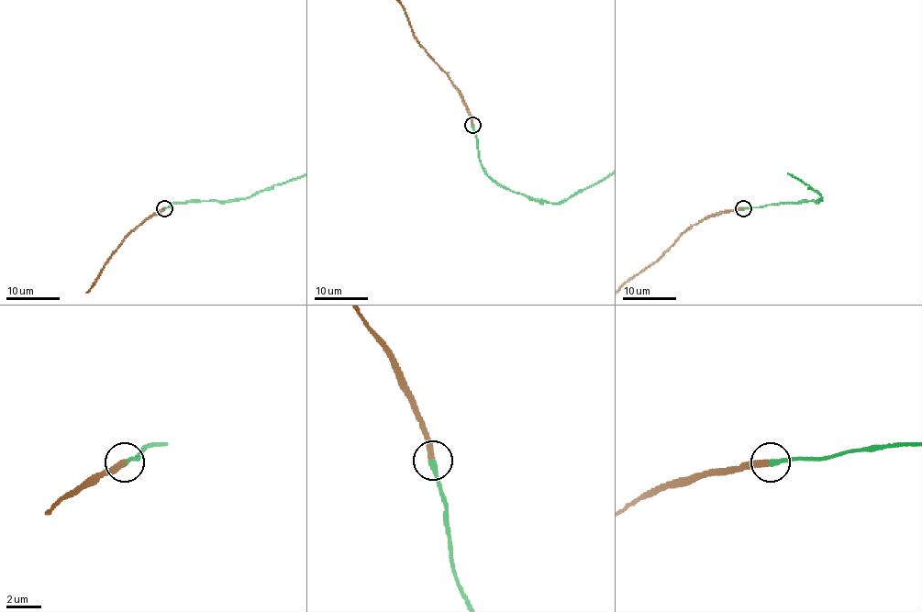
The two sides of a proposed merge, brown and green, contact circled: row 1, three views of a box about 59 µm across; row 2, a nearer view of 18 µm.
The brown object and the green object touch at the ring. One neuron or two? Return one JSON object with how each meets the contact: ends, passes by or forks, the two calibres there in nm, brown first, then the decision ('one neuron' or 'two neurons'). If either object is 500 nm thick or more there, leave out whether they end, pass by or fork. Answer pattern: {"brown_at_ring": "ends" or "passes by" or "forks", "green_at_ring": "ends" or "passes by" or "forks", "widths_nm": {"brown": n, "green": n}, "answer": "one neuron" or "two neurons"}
{"brown_at_ring": "ends", "green_at_ring": "ends", "widths_nm": {"brown": 380, "green": 340}, "answer": "one neuron"}

